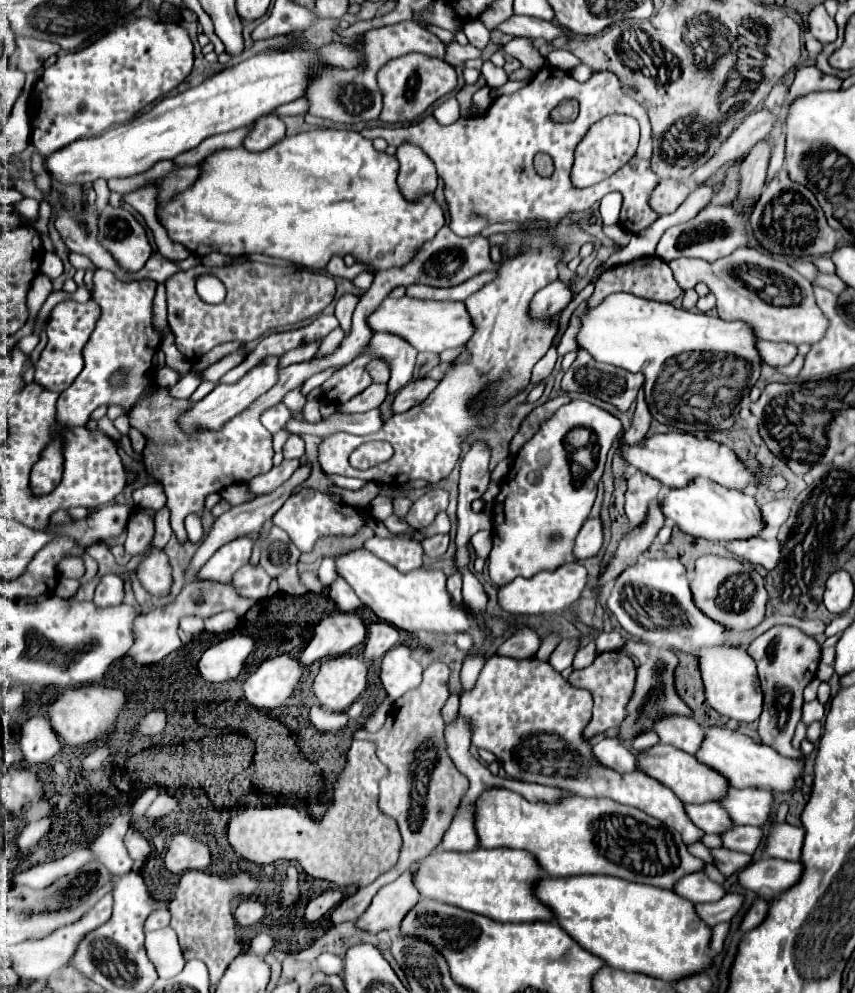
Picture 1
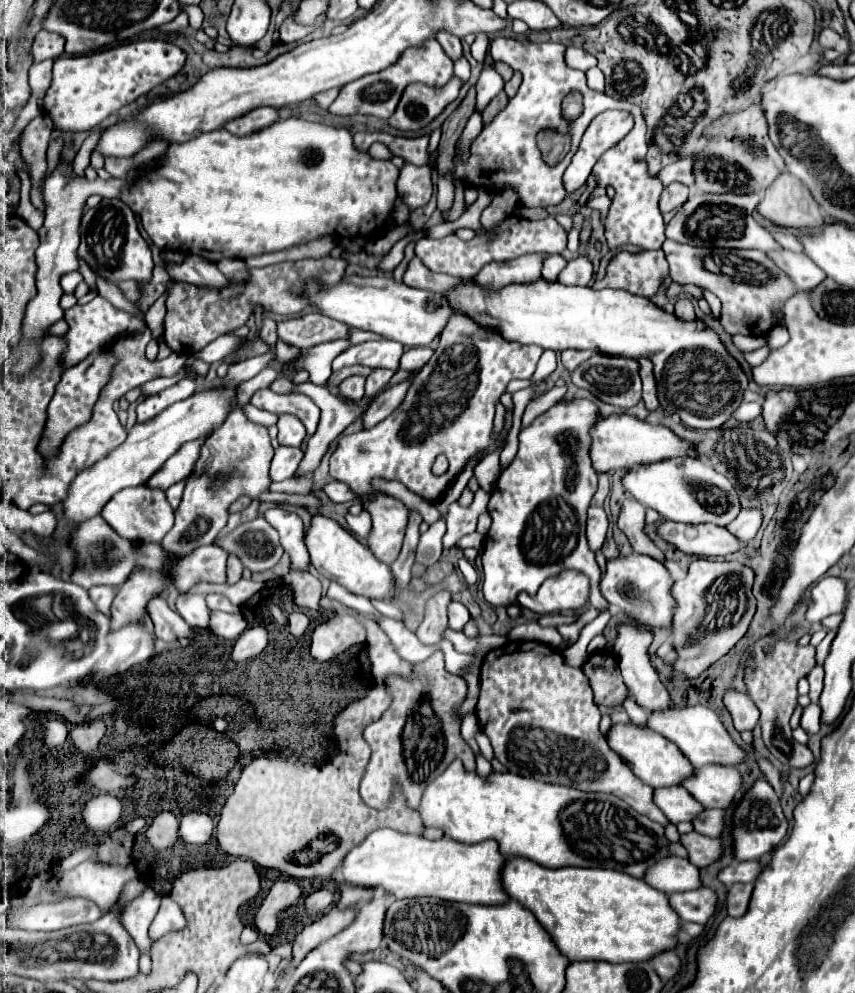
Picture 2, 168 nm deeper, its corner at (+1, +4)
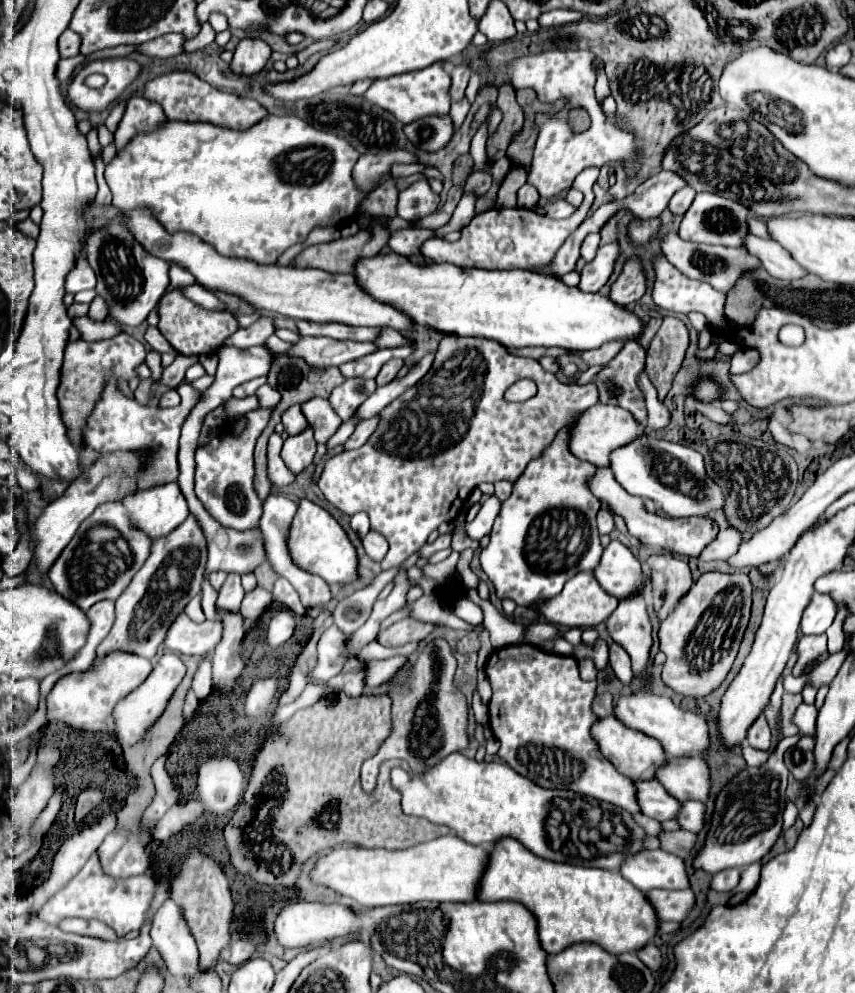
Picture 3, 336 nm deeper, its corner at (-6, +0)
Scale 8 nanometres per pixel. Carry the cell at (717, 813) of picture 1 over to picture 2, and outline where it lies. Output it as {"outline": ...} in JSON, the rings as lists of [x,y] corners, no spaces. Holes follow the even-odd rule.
{"outline":[[[655,788],[653,790],[653,802],[659,806],[659,810],[671,820],[671,824],[679,824],[683,820],[691,820],[697,816],[697,812],[703,810],[703,806],[685,792],[685,788]]]}

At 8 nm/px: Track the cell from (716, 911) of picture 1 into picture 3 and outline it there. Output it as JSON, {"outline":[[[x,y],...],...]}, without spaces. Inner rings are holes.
{"outline":[[[652,890],[646,896],[654,904],[658,920],[662,922],[682,922],[696,902],[692,890]]]}

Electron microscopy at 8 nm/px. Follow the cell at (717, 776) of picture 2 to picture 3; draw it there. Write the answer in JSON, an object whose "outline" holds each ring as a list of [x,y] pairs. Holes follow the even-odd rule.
{"outline":[[[690,756],[688,760],[670,758],[670,762],[660,768],[656,780],[680,802],[700,800],[706,802],[712,788],[710,766],[700,756]]]}

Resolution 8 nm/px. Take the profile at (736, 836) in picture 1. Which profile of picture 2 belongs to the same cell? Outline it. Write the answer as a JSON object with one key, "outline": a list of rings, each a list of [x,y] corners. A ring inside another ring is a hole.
{"outline":[[[705,808],[703,812],[699,812],[693,820],[691,820],[695,832],[703,834],[703,836],[711,836],[717,838],[723,832],[723,810],[717,808]]]}

